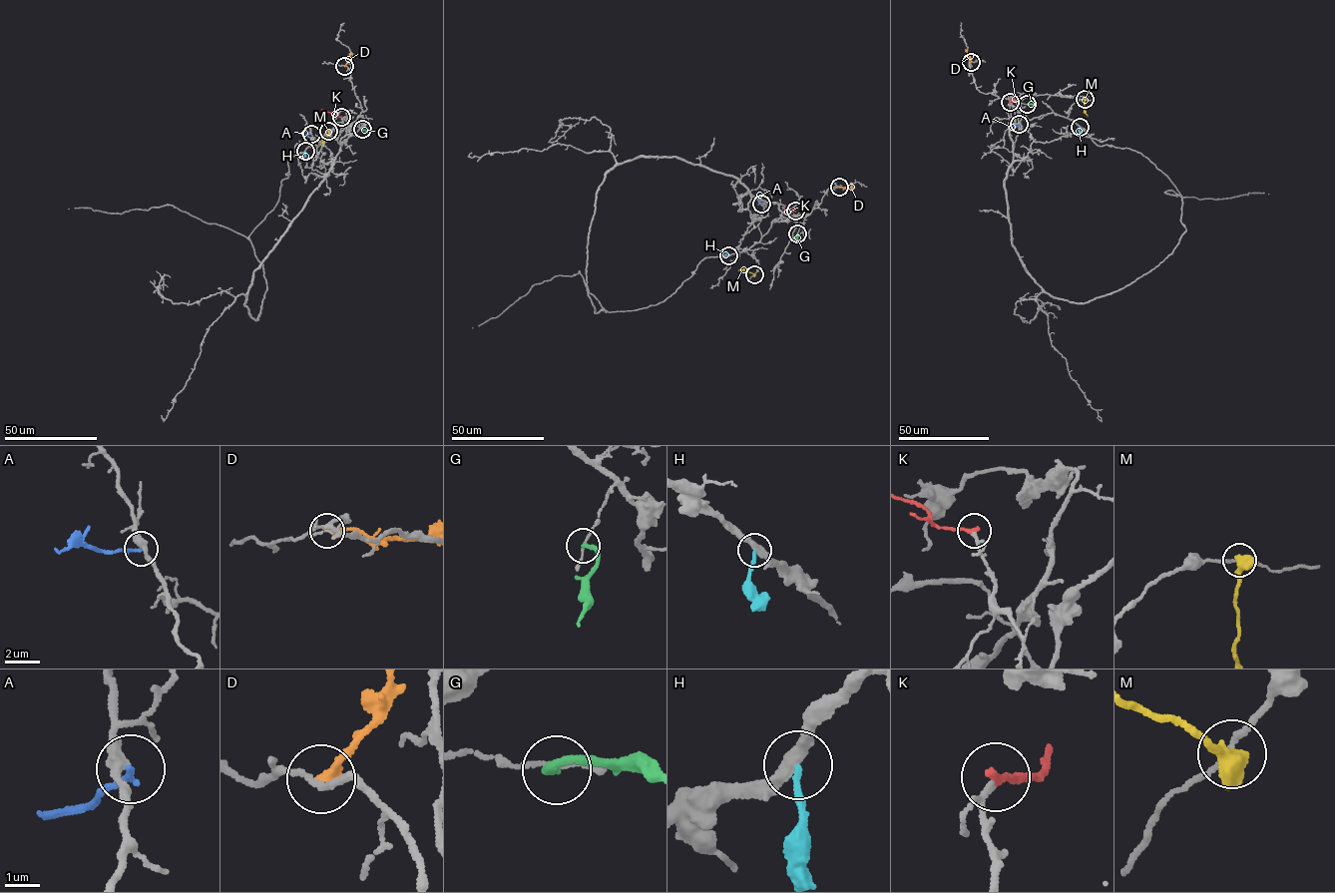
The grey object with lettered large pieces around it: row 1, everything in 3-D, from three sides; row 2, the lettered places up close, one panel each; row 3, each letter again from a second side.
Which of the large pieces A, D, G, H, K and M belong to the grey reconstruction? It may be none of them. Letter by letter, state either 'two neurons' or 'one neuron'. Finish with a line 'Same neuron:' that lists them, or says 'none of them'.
A: two neurons
D: two neurons
G: two neurons
H: two neurons
K: one neuron
M: two neurons
Same neuron: K

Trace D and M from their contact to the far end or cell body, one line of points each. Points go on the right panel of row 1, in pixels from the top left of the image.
D: (971, 62), (965, 49)
M: (1084, 99), (1088, 116)

